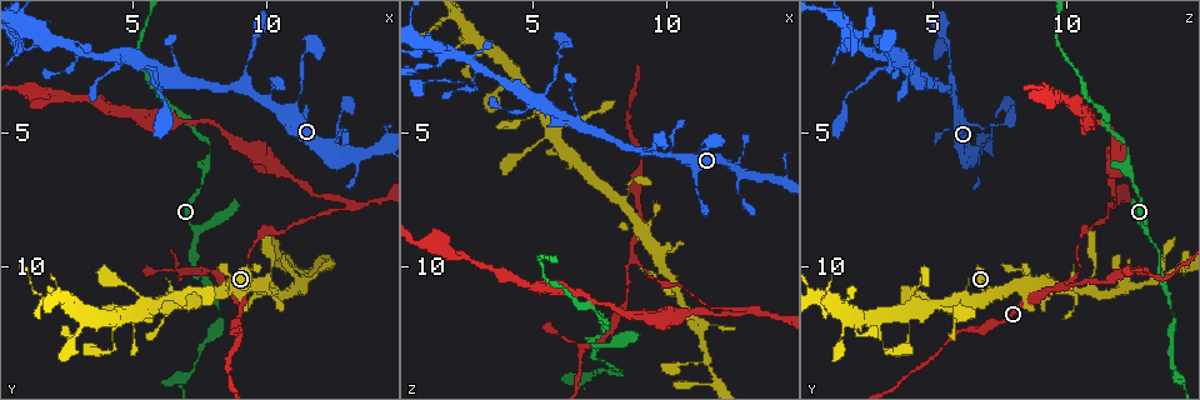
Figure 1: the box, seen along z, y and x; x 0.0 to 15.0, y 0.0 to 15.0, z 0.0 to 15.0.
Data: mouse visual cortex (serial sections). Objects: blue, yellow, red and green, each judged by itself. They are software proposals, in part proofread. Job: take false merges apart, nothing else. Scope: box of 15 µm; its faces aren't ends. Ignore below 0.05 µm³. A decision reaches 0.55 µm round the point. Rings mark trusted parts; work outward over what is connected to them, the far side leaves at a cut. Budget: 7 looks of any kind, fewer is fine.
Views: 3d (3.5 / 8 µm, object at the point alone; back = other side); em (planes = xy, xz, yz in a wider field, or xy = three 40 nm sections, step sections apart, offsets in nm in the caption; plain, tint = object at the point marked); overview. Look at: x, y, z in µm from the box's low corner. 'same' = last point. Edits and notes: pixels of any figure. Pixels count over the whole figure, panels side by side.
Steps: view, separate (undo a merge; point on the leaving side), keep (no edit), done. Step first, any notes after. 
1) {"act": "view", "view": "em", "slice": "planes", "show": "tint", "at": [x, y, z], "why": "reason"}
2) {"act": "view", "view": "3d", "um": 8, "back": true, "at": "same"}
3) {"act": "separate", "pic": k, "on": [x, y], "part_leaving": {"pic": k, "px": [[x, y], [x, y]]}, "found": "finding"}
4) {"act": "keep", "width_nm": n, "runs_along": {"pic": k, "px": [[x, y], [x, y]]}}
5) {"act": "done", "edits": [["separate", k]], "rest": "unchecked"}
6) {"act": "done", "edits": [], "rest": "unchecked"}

{"act": "view", "view": "3d", "um": 8, "back": true, "at": [8.7, 10.7, 9.7], "why": "three arms meet"}

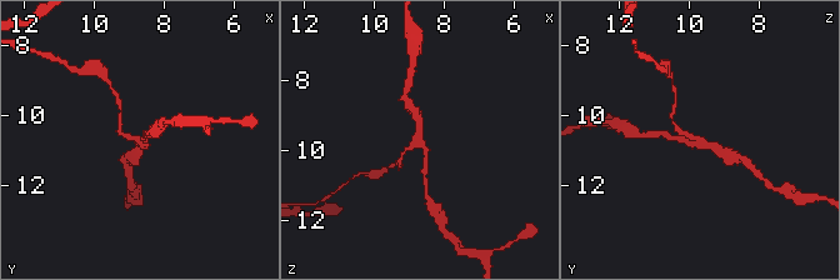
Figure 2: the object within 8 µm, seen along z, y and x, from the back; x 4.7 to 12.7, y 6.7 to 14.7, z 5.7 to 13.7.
{"act": "view", "view": "em", "slice": "xy", "step": 1, "show": "tint", "at": [8.7, 10.7, 9.6], "arms": 3, "arm_widths_nm": [150, 200, 300], "why": "now the EM"}

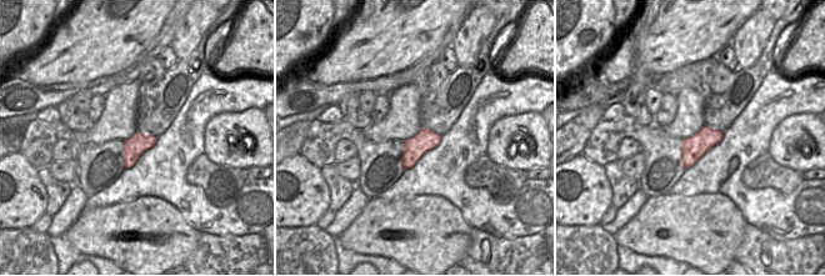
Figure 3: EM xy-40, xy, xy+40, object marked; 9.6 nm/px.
{"act": "keep", "runs_along": {"pic": 2, "px": [[730, 155], [675, 128]]}, "found": "continuous, no second cell"}

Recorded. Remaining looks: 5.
{"act": "view", "view": "3d", "um": 8, "at": [13.0, 7.7, 11.6], "why": "branch point"}

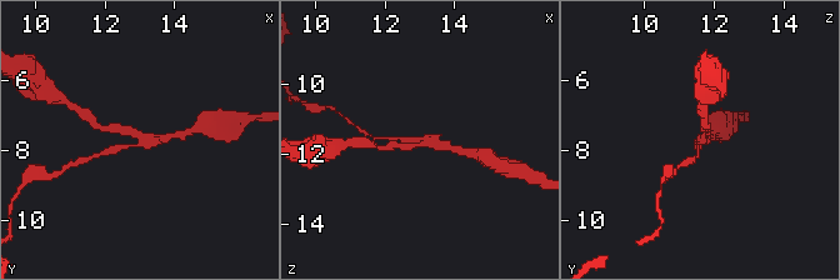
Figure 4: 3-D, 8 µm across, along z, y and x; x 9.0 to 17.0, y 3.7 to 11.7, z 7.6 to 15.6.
{"act": "view", "view": "3d", "um": 3.5, "at": [13.1, 7.8, 11.7]}

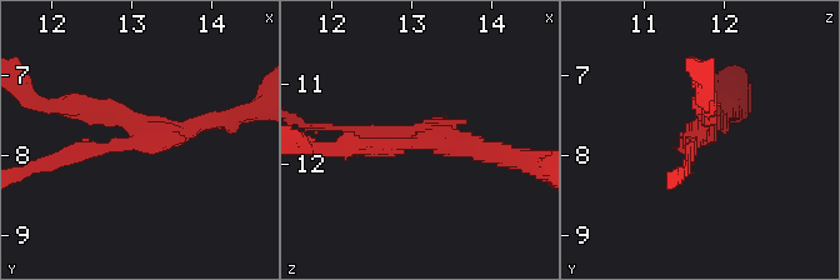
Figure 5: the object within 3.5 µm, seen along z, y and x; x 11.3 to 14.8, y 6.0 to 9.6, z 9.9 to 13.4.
{"act": "view", "view": "em", "slice": "xy", "step": 5, "show": "tint", "at": [13.05, 7.75, 11.65], "arms": 3, "arm_widths_nm": [150, 200, 250]}

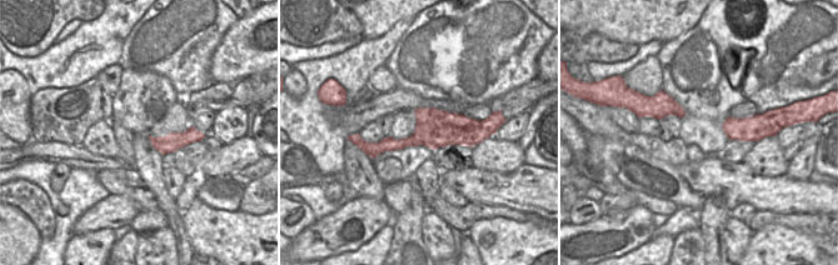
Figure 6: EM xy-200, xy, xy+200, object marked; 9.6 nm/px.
{"act": "separate", "pic": 5, "on": [383, 150], "part_leaving": {"pic": 5, "px": [[418, 143], [391, 149], [314, 146]]}, "found": "a second cell is stuck on"}

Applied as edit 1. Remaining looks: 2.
{"act": "done", "edits": [["separate", 5]], "rest": "unchecked"}

